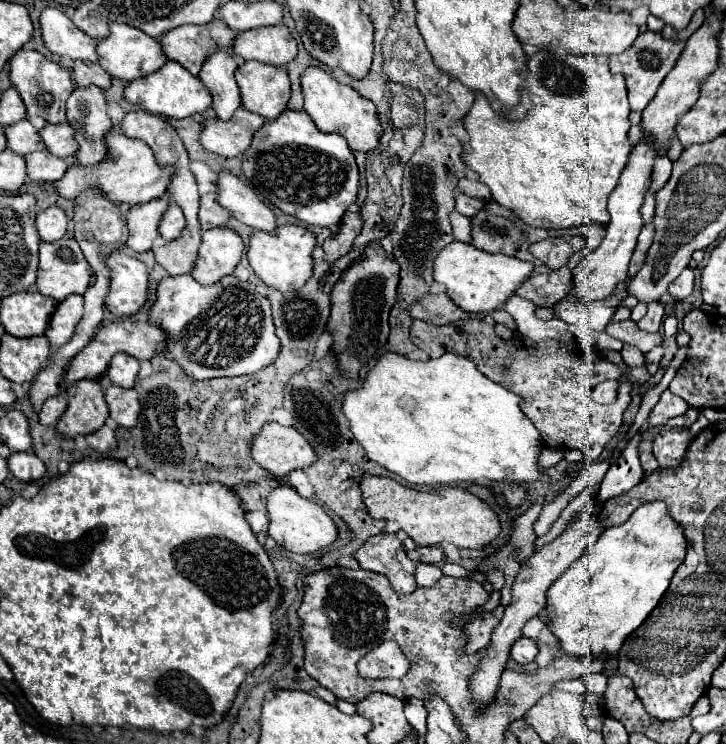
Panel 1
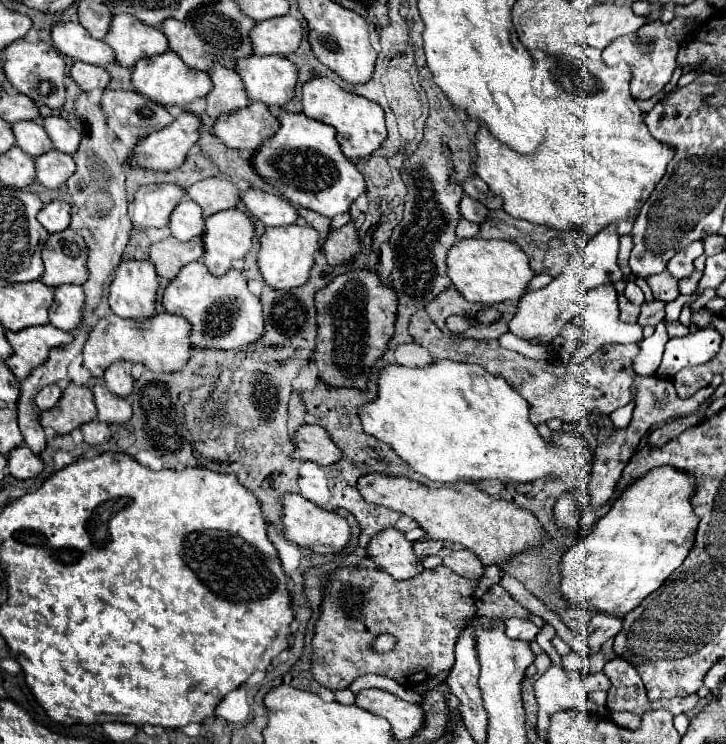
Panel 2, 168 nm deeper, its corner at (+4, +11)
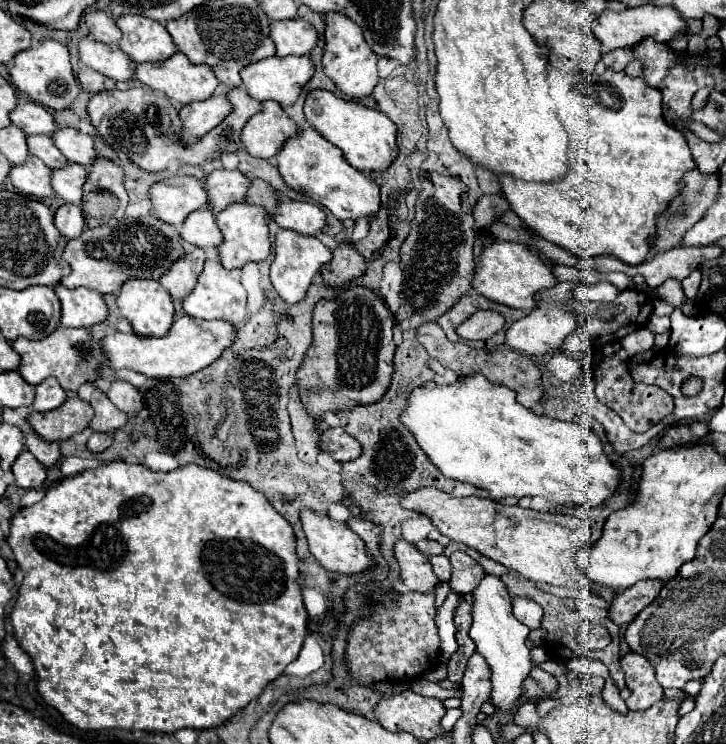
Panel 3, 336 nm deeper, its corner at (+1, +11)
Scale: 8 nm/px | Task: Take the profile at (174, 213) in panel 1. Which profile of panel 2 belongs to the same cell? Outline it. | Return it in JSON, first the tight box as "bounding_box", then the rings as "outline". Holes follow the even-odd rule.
{"bounding_box":[168,200,204,242],"outline":[[[182,200],[178,204],[178,208],[172,212],[168,226],[170,226],[174,238],[178,238],[182,242],[192,240],[192,238],[200,236],[202,234],[202,228],[204,228],[202,210],[198,208],[196,202]]]}

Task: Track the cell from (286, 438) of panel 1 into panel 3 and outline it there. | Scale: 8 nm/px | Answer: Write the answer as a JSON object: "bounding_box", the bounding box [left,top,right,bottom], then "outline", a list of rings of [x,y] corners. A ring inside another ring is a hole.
{"bounding_box":[321,428,361,462],"outline":[[[329,428],[327,432],[323,432],[323,444],[321,450],[325,450],[329,456],[333,456],[339,462],[349,462],[359,458],[361,454],[361,444],[349,436],[343,428]]]}

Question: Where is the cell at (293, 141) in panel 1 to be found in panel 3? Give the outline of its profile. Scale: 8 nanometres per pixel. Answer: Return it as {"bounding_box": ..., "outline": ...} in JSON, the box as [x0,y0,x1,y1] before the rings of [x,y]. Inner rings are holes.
{"bounding_box":[275,128,379,222],"outline":[[[307,128],[299,132],[299,136],[287,140],[281,150],[283,152],[279,152],[275,160],[285,182],[293,190],[311,196],[317,204],[325,206],[339,220],[355,222],[365,216],[375,216],[375,212],[379,210],[379,186],[355,168],[351,168],[343,158],[343,152],[339,152],[339,148],[327,142],[313,128]]]}

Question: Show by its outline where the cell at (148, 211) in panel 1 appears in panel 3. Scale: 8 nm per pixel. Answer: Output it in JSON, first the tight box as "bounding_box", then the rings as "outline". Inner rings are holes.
{"bounding_box":[151,176,209,228],"outline":[[[177,176],[155,184],[151,188],[151,202],[153,214],[177,228],[183,226],[183,220],[191,212],[209,206],[203,182],[191,176]]]}

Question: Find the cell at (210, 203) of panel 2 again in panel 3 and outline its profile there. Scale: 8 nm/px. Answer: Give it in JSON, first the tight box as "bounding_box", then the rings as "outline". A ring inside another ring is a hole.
{"bounding_box":[205,170,249,212],"outline":[[[213,170],[205,180],[205,190],[209,194],[213,212],[225,210],[229,204],[243,202],[249,190],[249,180],[239,170]]]}

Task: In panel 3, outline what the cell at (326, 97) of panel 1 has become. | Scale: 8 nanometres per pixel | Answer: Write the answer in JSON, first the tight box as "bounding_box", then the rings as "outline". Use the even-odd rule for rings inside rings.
{"bounding_box":[305,90,397,172],"outline":[[[313,90],[305,100],[305,118],[313,130],[343,150],[345,160],[359,172],[383,172],[397,156],[397,126],[377,110],[369,110],[353,100],[343,100],[327,90]]]}

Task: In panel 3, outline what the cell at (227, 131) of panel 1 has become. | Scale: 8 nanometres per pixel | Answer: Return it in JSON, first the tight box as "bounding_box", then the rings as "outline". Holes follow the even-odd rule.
{"bounding_box":[241,100,297,160],"outline":[[[267,100],[263,102],[261,112],[245,124],[241,142],[251,156],[269,160],[283,148],[289,138],[297,134],[297,124],[283,112],[283,108],[277,102]]]}

